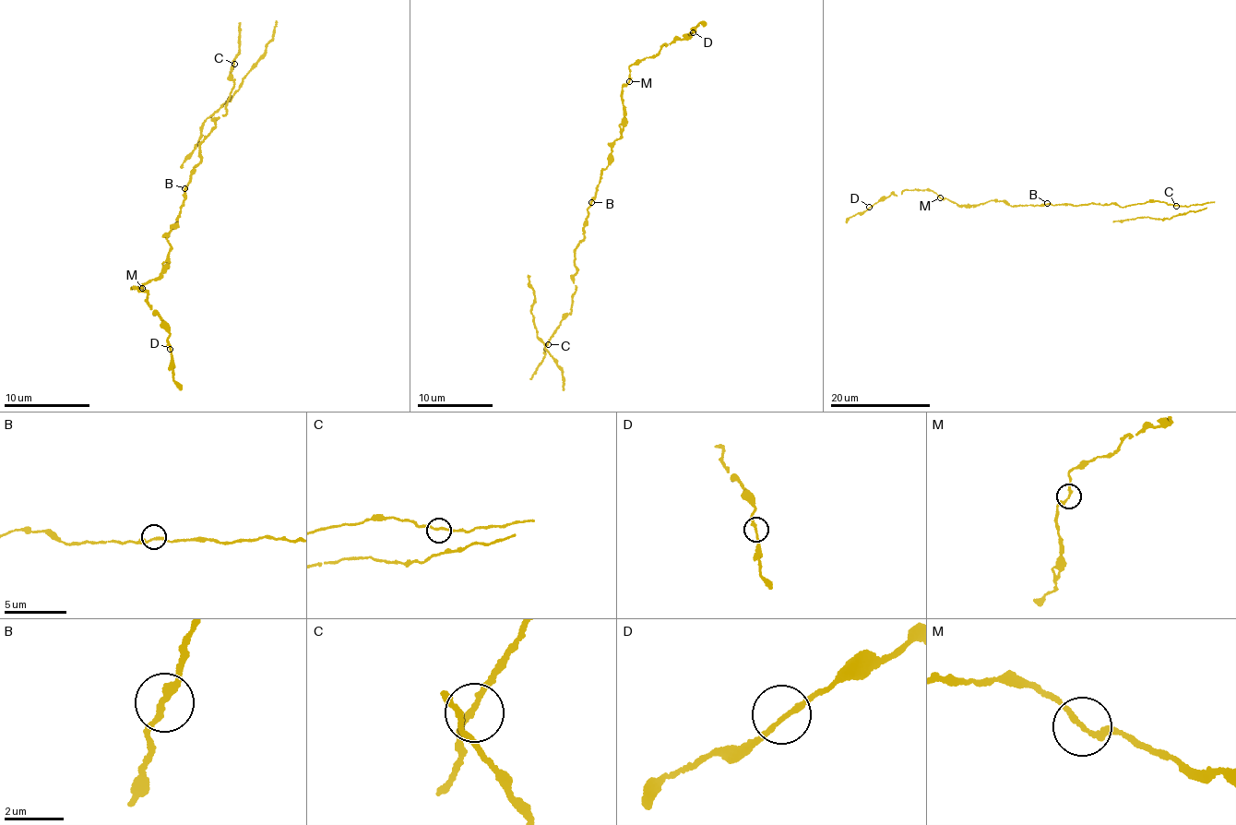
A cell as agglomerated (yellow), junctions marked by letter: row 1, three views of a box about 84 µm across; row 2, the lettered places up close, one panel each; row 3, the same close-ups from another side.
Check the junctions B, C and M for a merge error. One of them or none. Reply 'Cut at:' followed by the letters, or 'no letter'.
Cut at: no letter

